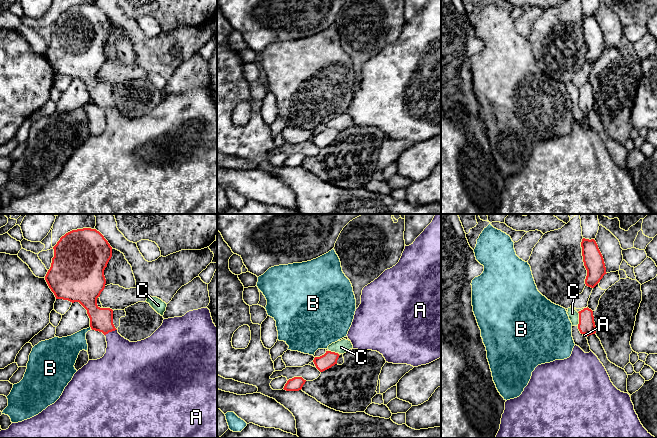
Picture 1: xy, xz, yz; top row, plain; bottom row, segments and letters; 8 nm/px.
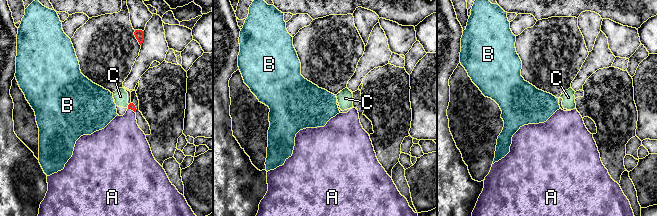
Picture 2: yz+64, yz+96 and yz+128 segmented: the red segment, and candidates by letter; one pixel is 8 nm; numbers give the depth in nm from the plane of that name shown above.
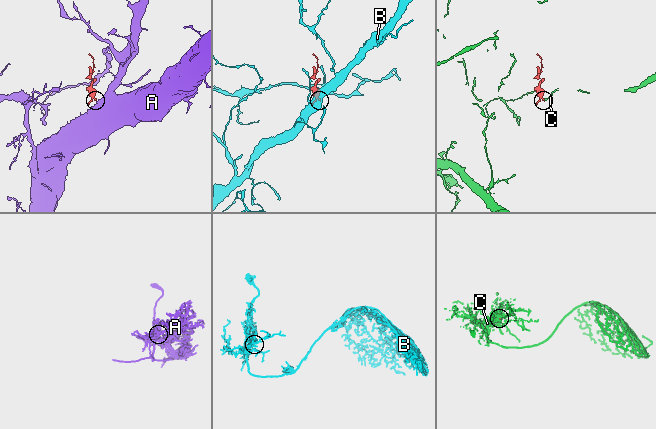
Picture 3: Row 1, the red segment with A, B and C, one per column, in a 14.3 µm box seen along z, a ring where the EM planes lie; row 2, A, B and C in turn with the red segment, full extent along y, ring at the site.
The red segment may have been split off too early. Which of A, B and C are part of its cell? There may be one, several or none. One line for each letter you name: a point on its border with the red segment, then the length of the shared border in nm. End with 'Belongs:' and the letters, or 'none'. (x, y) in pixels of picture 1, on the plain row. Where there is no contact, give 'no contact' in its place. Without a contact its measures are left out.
A: xy (110, 107) | 110 nm
Belongs: A

